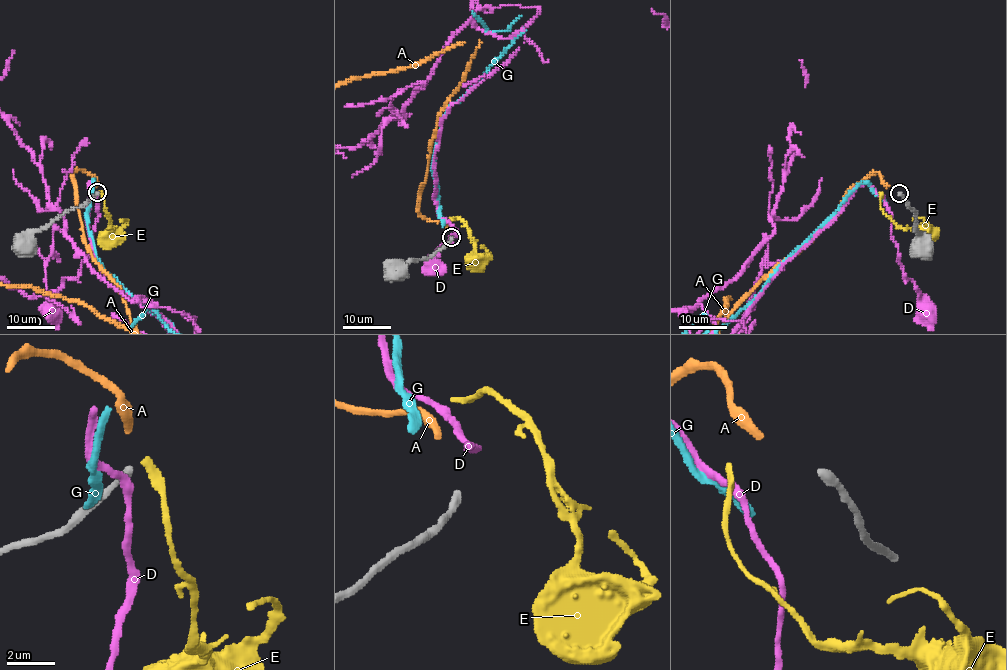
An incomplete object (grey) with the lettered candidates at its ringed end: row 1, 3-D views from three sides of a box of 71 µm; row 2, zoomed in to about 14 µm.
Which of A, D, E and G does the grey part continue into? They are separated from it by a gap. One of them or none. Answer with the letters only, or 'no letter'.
A

